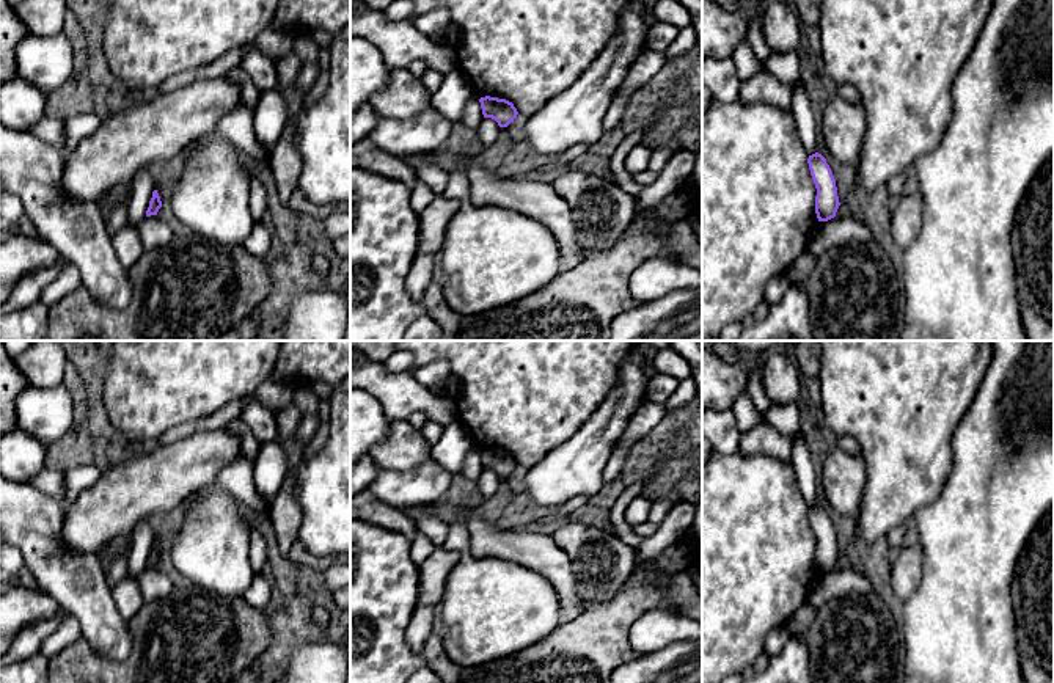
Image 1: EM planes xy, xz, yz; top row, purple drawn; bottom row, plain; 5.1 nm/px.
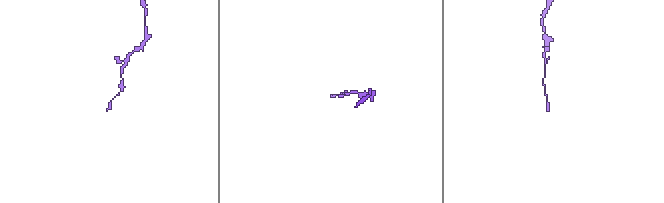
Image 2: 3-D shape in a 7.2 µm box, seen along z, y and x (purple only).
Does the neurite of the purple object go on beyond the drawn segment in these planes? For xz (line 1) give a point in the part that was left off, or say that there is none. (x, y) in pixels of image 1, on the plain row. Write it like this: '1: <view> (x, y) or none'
1: none

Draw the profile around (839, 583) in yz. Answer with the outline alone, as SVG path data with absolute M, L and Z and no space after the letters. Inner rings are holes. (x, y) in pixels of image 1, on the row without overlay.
M851 567L834 568L828 573L817 575L814 587L806 601L818 609L831 600L840 600L853 594L870 592L875 592L875 589L864 573Z

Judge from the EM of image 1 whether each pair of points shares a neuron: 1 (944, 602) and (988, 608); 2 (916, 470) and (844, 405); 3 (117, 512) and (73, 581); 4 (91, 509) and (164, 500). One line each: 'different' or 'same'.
1: same
2: same
3: different
4: same

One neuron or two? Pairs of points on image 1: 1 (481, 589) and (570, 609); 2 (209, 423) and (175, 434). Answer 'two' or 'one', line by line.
1: two
2: one

